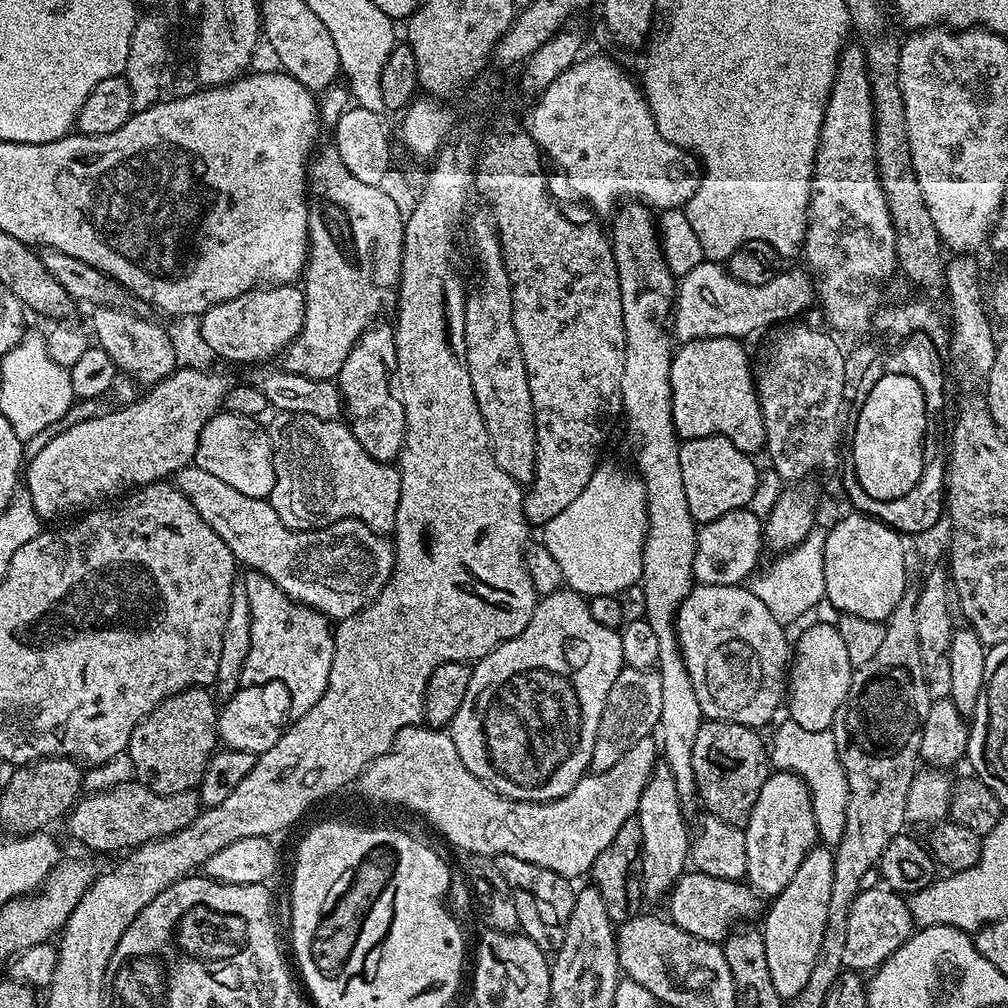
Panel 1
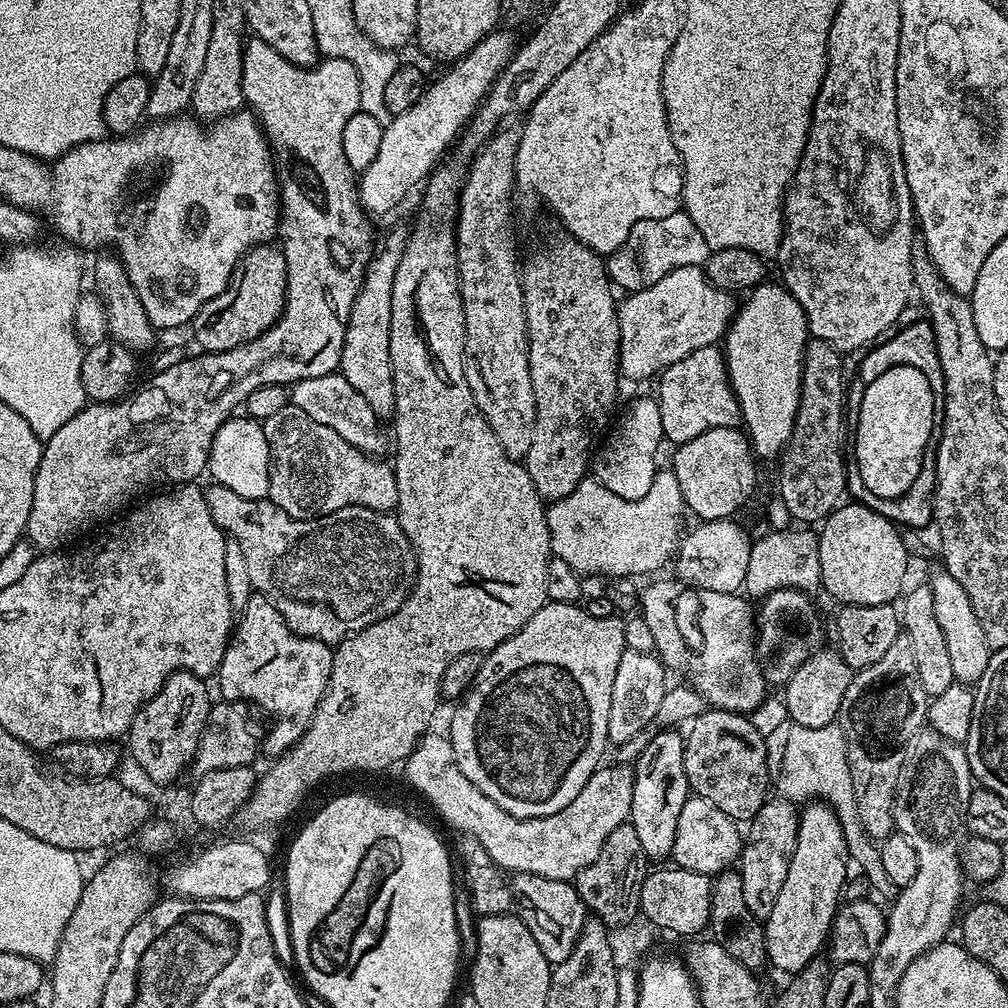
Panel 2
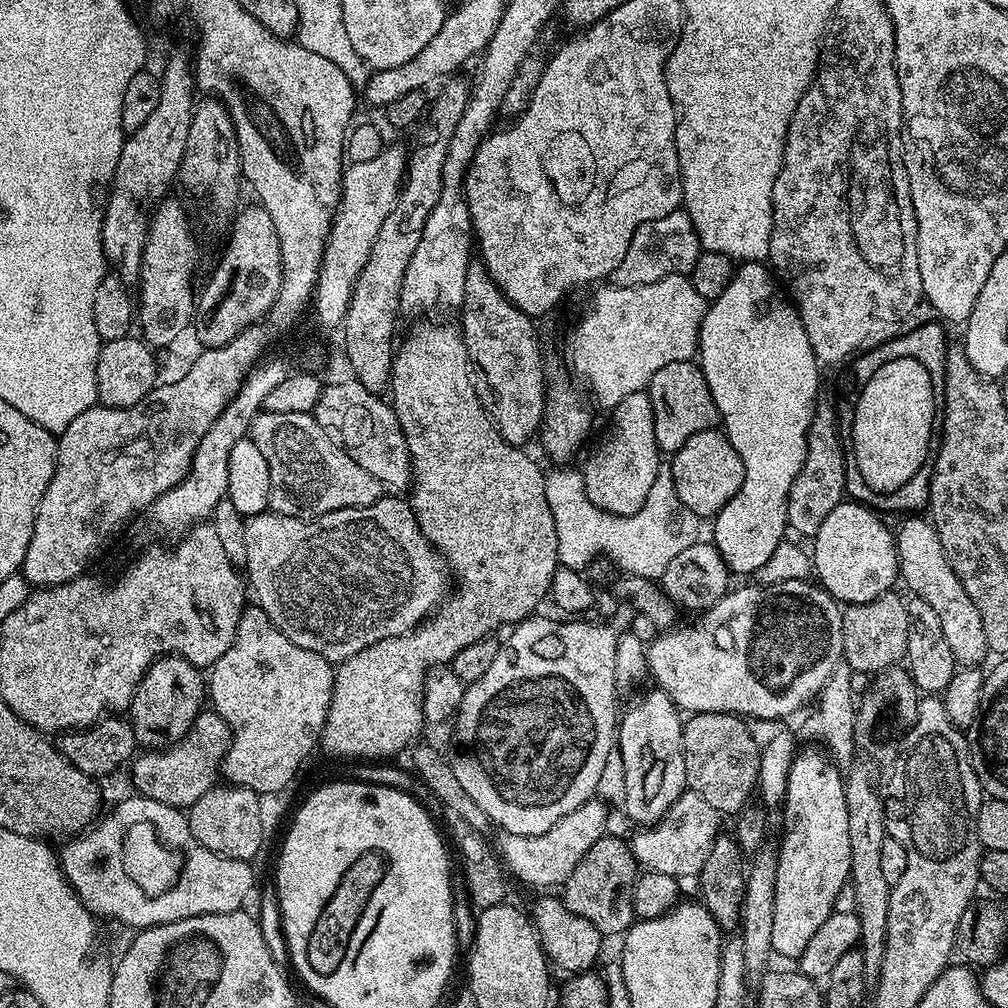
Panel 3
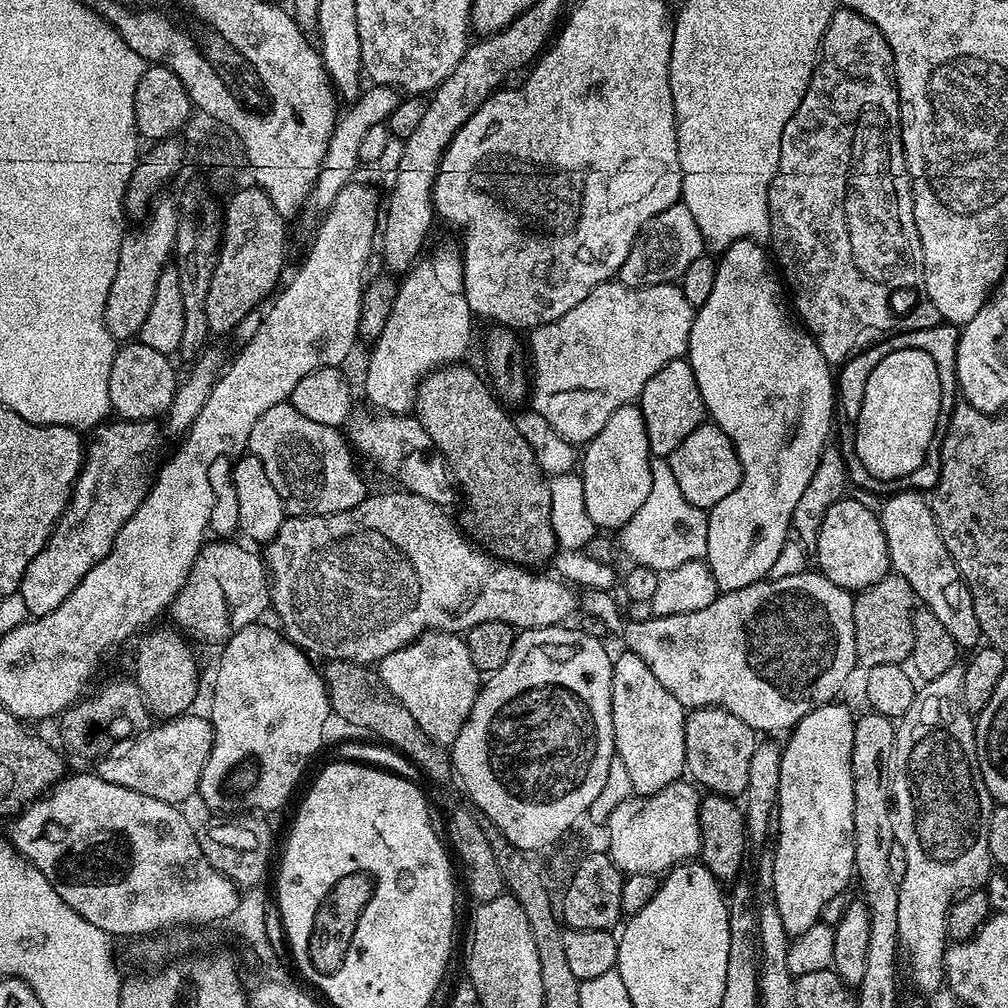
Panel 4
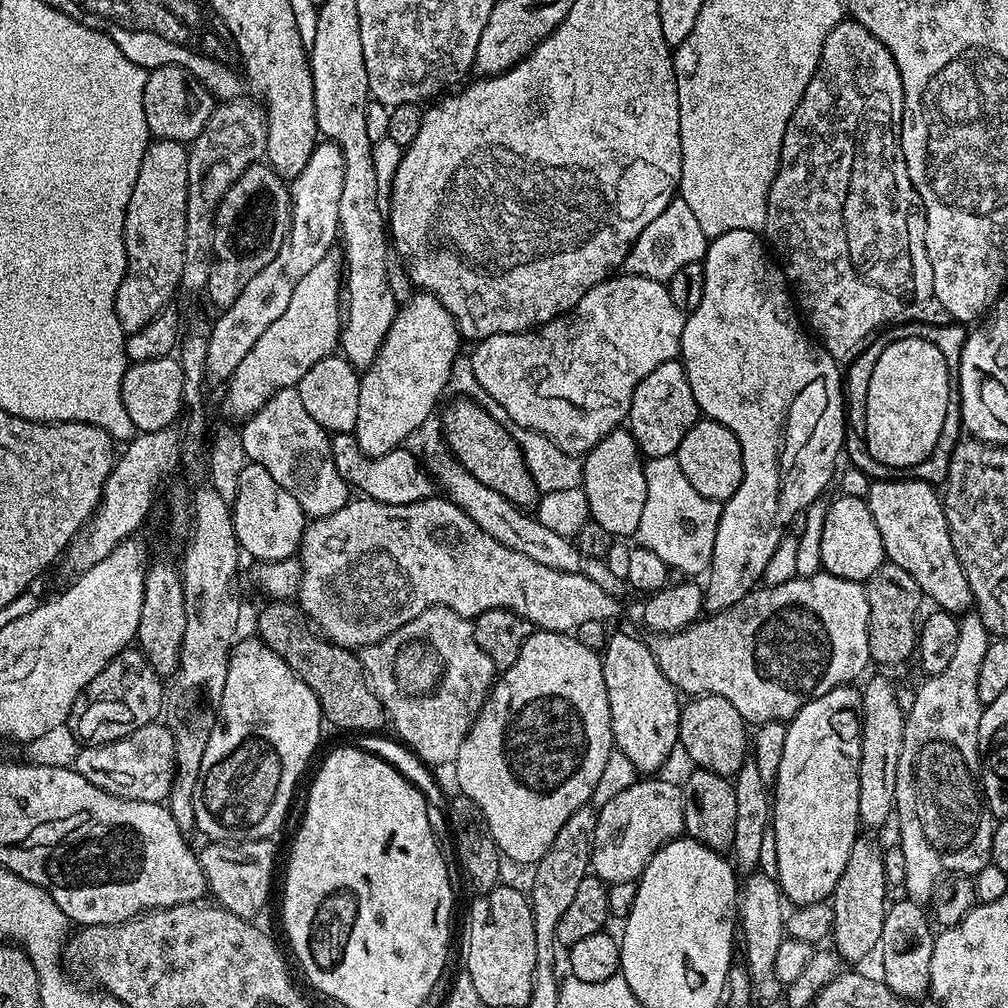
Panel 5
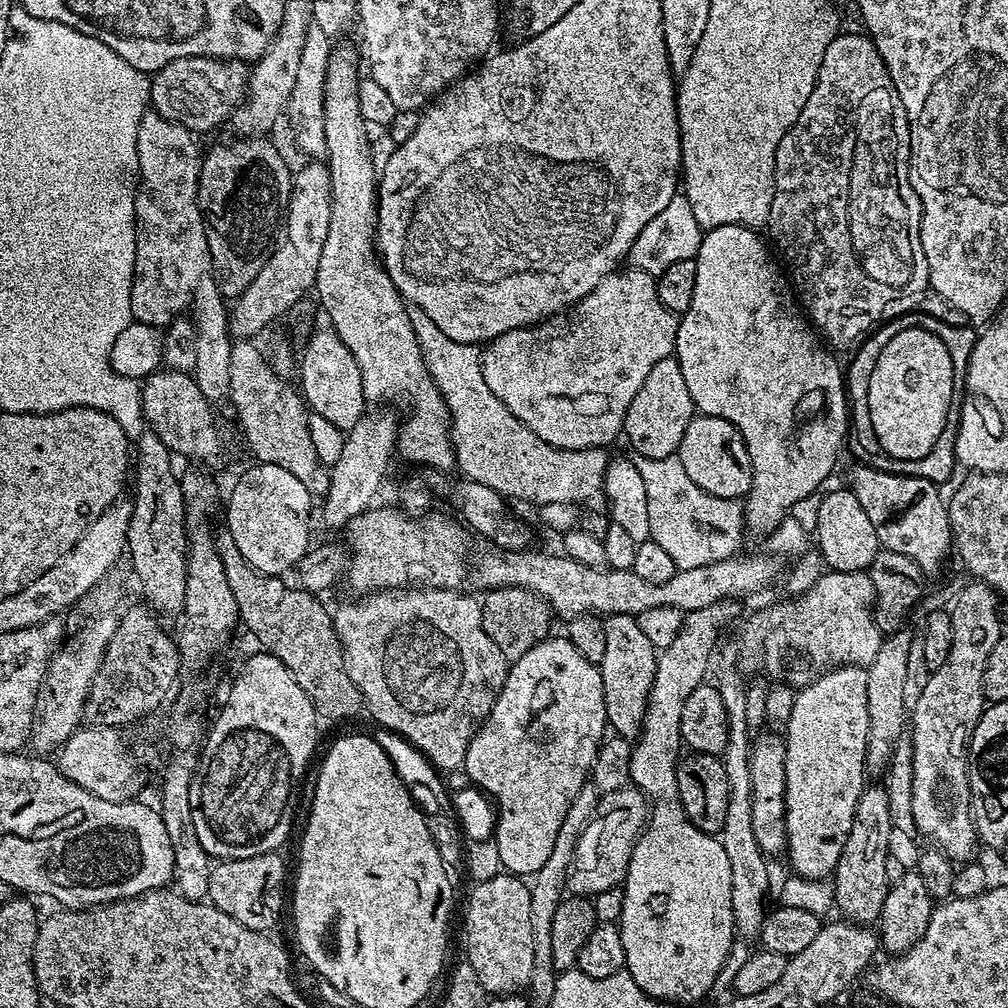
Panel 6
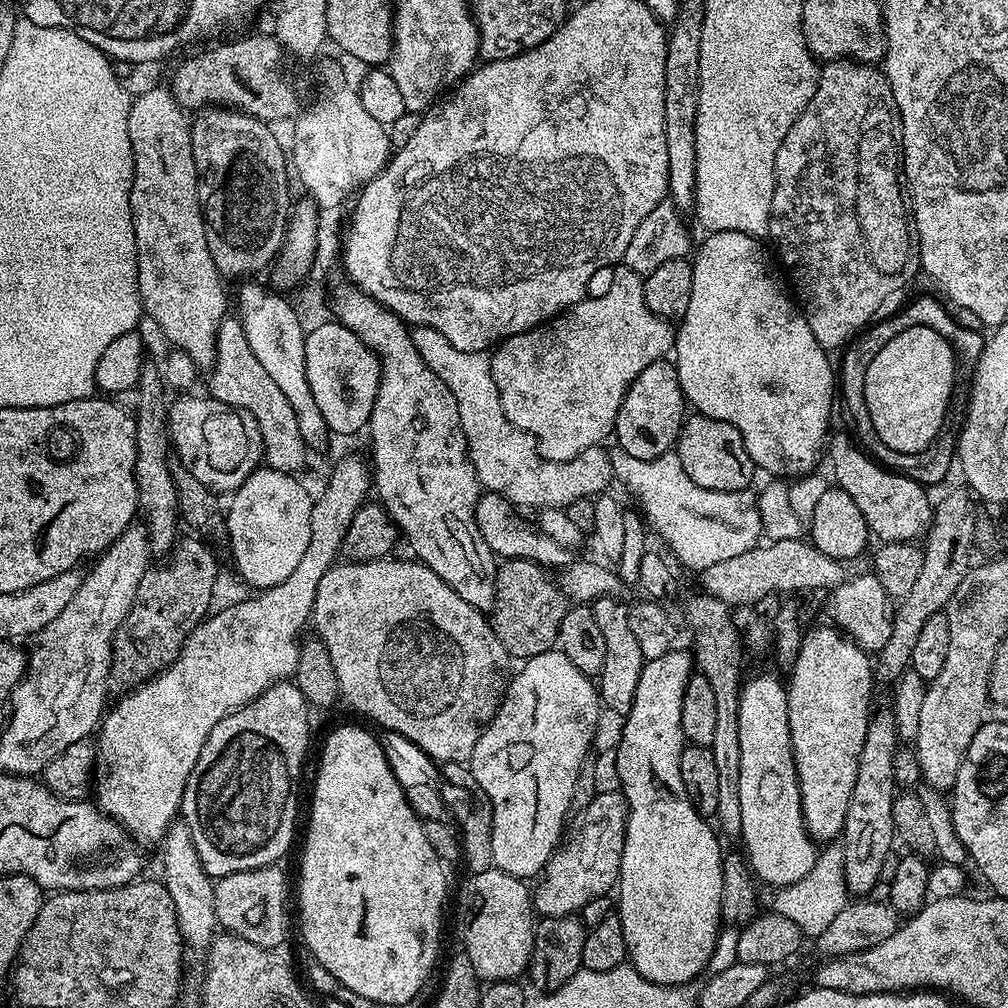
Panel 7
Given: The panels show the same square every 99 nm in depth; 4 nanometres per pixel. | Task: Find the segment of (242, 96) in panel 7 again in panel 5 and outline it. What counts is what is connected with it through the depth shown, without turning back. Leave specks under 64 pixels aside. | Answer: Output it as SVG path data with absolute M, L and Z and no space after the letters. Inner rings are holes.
M167 64L149 71L142 106L146 110L148 130L153 137L191 142L211 118L214 97L185 68L179 68L177 64Z

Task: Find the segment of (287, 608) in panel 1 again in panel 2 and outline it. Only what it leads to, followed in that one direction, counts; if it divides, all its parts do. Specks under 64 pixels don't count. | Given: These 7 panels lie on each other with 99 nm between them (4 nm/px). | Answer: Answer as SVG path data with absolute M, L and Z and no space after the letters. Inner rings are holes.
M254 594L250 602L246 602L244 611L239 613L238 623L235 625L228 642L228 649L225 650L220 663L218 681L220 680L220 692L224 695L221 697L228 702L247 702L257 709L265 708L276 719L268 732L268 737L266 732L262 740L263 751L268 751L269 757L278 757L293 748L308 729L312 715L328 689L332 654L333 649L323 644L321 640L294 634L290 626L286 626L282 614L278 614L278 610L264 596Z

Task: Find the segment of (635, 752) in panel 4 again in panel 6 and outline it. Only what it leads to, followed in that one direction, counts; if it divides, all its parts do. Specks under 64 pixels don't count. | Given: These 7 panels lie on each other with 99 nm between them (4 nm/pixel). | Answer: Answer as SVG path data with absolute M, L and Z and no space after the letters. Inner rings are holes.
M614 614L603 617L606 630L606 654L599 664L604 687L606 714L613 733L627 738L639 737L644 727L644 715L652 695L658 649L638 630L635 616Z

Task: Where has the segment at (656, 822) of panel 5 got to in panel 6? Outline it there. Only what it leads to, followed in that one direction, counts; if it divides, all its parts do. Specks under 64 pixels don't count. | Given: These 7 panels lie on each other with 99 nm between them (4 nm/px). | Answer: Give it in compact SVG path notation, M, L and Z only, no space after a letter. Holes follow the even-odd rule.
M627 786L599 797L592 821L584 827L576 844L576 855L568 874L567 891L573 896L595 898L603 891L619 888L630 866L636 839L640 837L650 815L650 801L639 788Z

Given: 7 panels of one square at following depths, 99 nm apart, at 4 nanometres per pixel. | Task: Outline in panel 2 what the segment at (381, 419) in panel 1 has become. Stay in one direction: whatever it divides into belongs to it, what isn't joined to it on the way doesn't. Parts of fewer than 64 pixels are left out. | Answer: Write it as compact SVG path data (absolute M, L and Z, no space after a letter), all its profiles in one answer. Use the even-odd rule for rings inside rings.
M392 232L384 240L384 245L379 245L378 251L373 255L372 261L364 275L362 286L358 290L358 298L354 298L354 306L350 310L350 318L346 326L346 338L342 342L342 354L340 355L340 375L366 398L370 410L374 410L377 418L391 417L396 410L396 399L394 398L394 374L390 362L390 302L394 294L394 278L398 270L398 264L402 262L404 253L405 233Z

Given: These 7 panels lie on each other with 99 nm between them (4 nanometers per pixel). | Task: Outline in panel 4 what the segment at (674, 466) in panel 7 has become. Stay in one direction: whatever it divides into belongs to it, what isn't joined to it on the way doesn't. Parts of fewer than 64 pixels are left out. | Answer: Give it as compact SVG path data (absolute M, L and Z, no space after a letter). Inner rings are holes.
M656 458L652 461L650 498L646 498L642 510L619 529L618 544L623 551L624 548L628 551L633 565L641 564L663 574L686 562L705 559L707 529L707 511L682 498L682 490L678 490L678 482L674 482L674 470L670 470L667 459Z

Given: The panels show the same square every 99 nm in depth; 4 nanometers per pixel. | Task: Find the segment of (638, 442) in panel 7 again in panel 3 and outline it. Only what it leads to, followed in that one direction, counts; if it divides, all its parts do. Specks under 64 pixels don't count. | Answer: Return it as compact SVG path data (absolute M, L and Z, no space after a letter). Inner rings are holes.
M683 360L682 362L670 362L670 366L662 366L662 370L658 370L658 374L654 374L648 379L646 391L650 398L650 406L654 406L654 438L661 453L675 454L684 445L686 438L694 438L694 434L698 434L702 430L717 427L720 412L714 406L714 398L710 394L699 363Z

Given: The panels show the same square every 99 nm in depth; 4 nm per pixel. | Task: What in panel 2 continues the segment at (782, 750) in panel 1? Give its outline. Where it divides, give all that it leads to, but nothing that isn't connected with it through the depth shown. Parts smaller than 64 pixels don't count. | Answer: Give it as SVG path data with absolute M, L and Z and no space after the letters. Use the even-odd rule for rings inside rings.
M832 723L822 728L806 728L798 724L792 724L786 731L786 738L782 740L783 758L777 771L778 784L775 783L779 792L777 794L783 801L799 802L798 800L819 800L826 803L839 820L842 826L843 837L846 838L846 846L849 859L856 865L859 864L861 873L870 880L872 892L885 903L891 904L900 893L900 888L896 883L887 877L886 870L883 869L881 852L879 847L865 834L861 819L857 816L857 802L854 801L853 778L850 777L849 758L846 754L845 736L837 723Z

